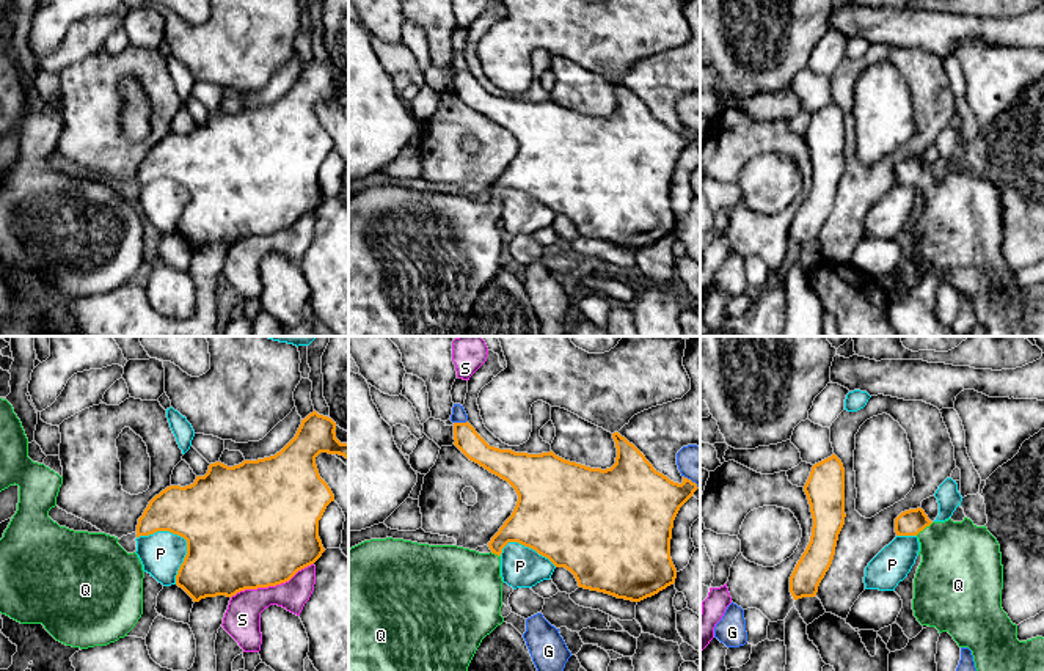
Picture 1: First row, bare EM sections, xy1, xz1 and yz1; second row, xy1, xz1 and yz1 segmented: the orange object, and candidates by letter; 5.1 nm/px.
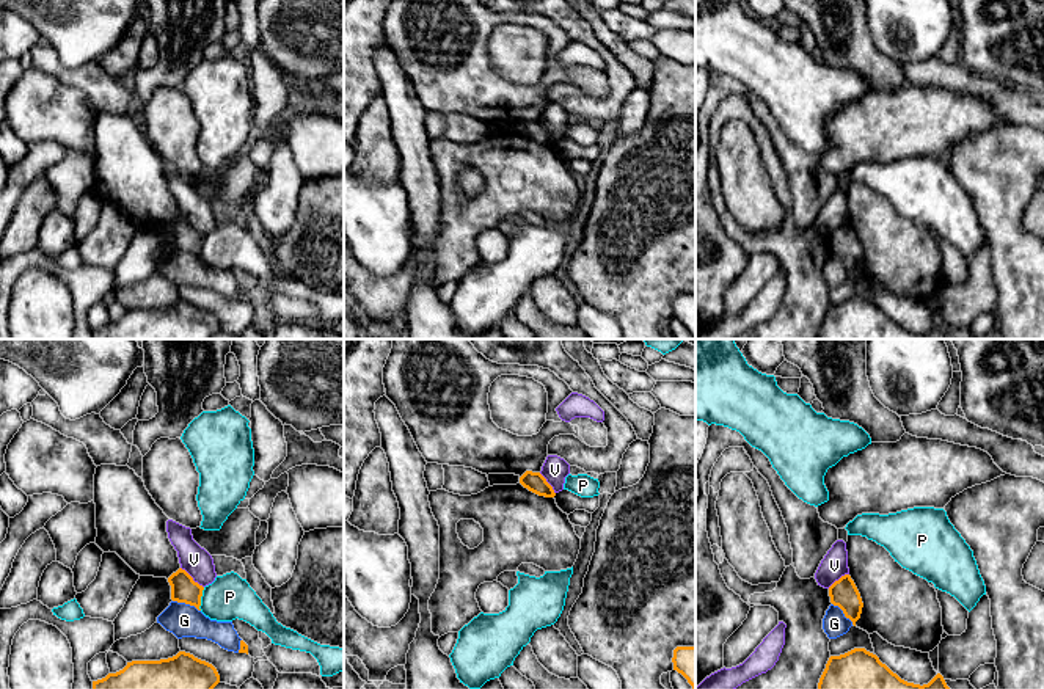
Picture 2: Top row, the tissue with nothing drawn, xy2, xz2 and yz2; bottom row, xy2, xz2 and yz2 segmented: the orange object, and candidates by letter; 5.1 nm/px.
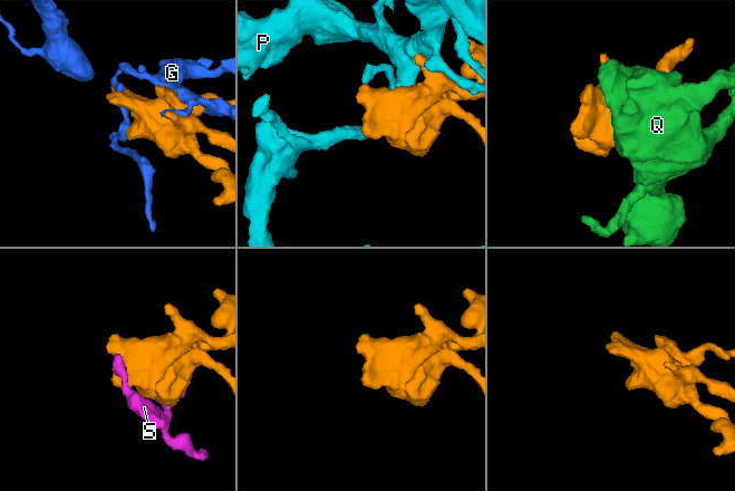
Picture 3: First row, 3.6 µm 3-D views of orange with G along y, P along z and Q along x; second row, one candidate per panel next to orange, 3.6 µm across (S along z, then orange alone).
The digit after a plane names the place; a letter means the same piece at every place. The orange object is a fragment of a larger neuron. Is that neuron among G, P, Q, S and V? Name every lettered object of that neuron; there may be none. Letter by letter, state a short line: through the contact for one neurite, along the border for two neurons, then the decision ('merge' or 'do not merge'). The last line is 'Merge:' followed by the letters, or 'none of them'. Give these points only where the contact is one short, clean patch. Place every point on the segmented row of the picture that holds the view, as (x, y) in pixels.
G: do not merge
P: do not merge
Q: line yz1 (911, 522), (923, 528), (960, 561); merge
S: do not merge
V: line xy2 (181, 567), (203, 587); do not merge
Merge: Q

